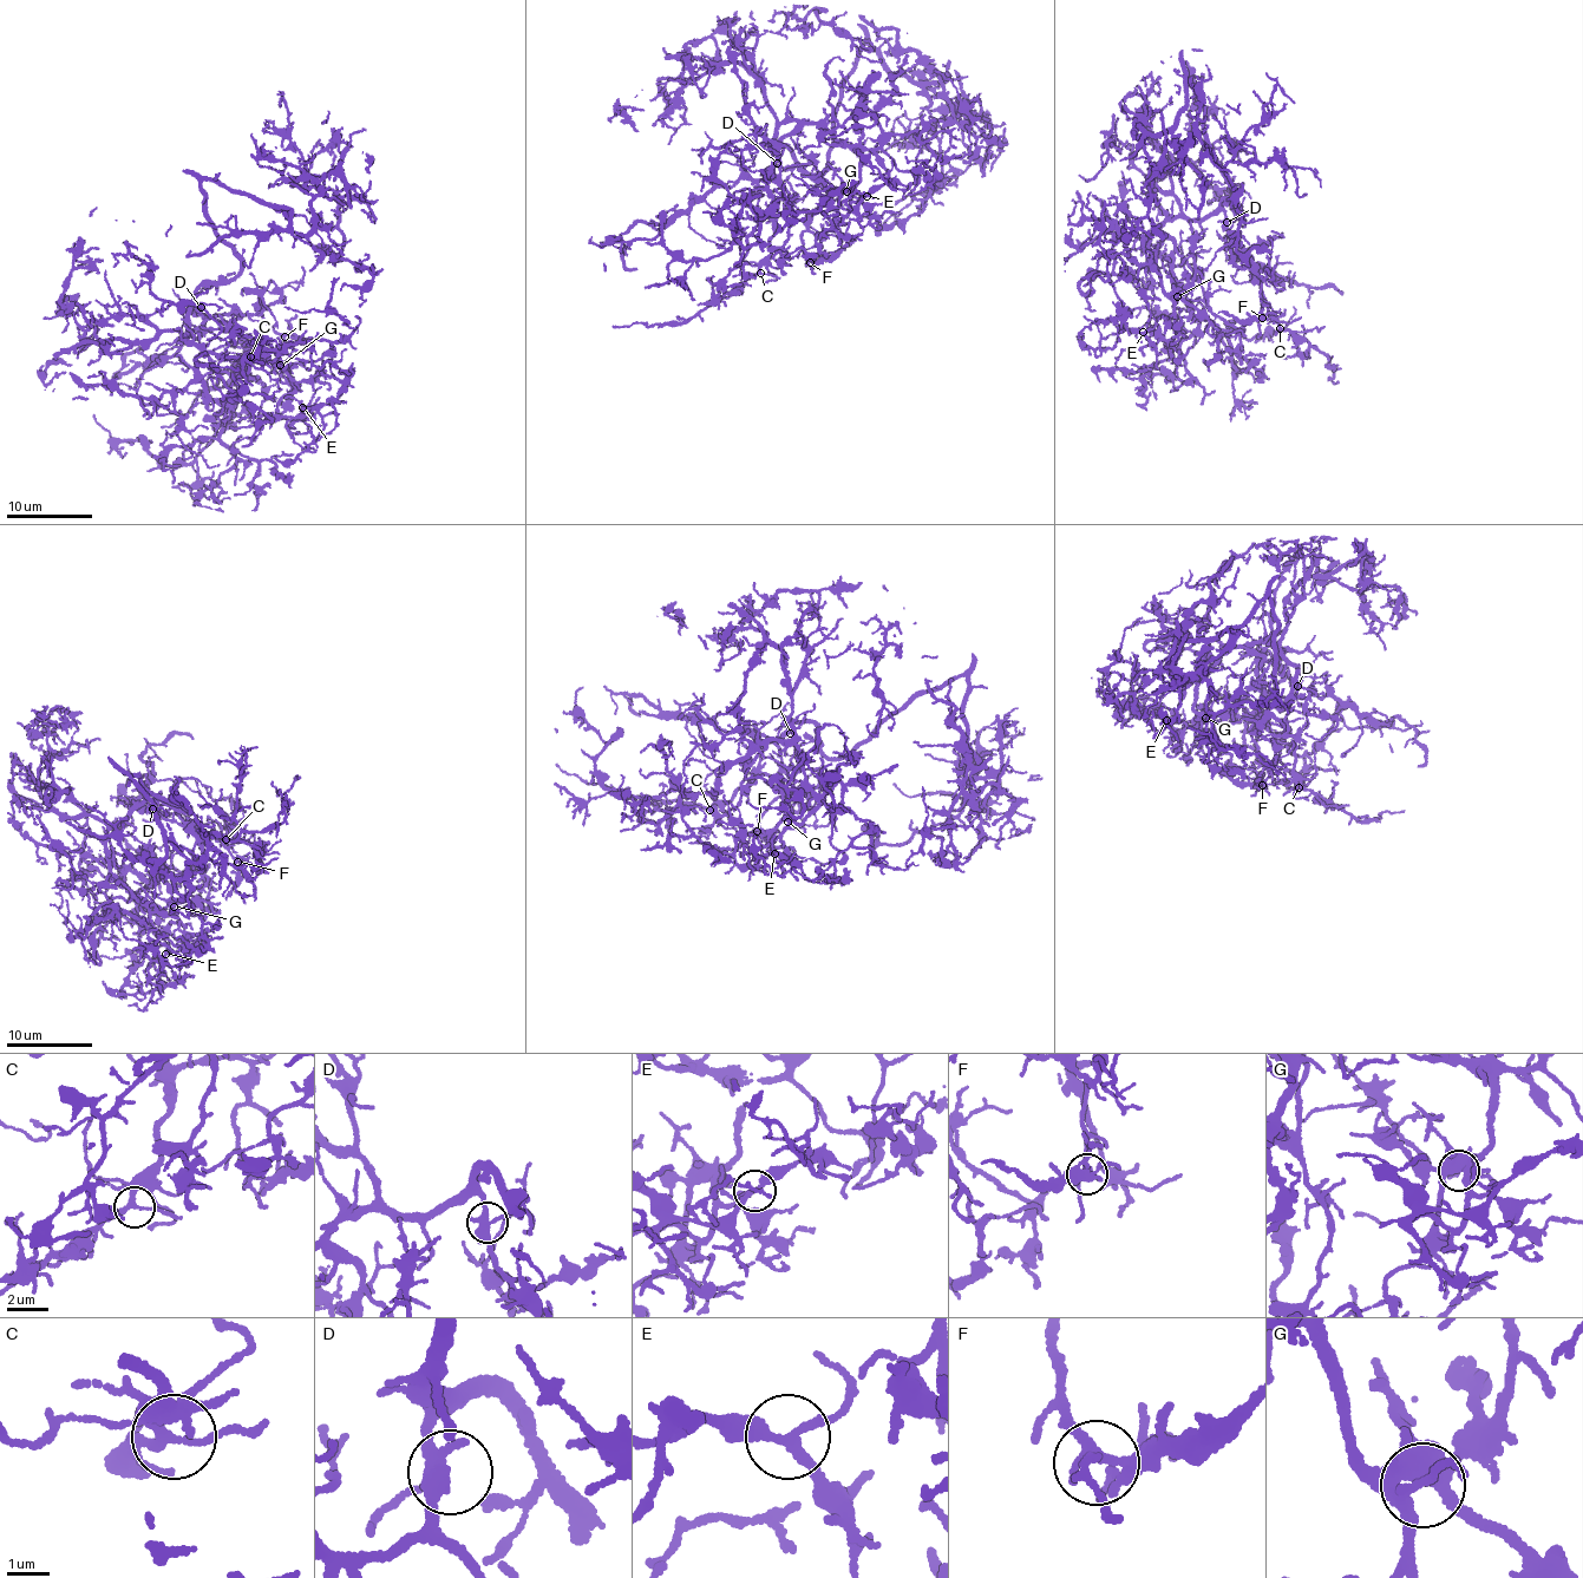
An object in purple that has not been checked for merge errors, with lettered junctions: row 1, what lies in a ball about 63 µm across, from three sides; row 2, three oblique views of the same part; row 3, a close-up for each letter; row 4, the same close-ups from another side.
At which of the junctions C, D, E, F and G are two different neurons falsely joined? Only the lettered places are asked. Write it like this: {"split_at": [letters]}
{"split_at": []}

